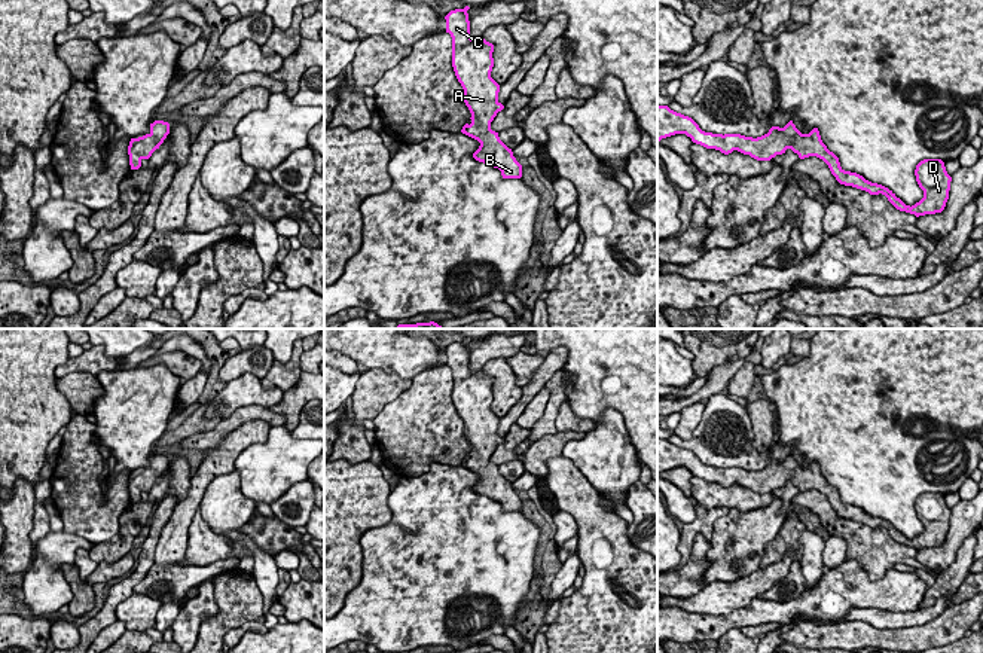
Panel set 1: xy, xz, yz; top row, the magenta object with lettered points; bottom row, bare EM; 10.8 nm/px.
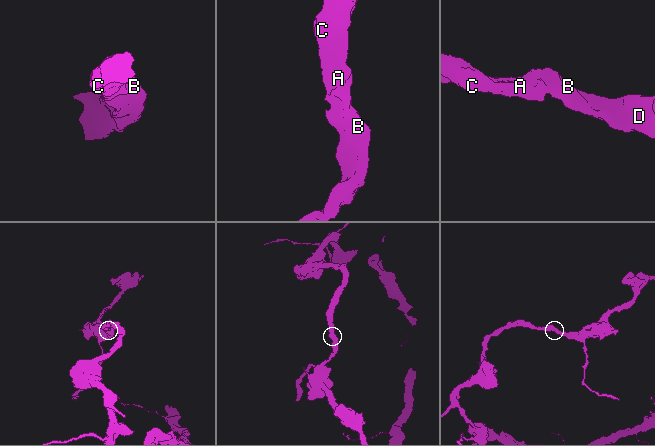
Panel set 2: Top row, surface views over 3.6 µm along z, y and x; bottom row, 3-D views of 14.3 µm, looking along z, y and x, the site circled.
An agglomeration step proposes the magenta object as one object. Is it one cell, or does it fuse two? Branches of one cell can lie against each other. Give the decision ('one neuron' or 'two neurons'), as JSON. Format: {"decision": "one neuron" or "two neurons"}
{"decision": "one neuron"}

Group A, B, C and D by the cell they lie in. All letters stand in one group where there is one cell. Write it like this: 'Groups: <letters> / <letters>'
Groups: A B C D

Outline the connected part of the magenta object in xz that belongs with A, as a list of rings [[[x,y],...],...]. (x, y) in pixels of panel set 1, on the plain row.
[[[455,342],[445,350],[446,366],[452,370],[452,400],[471,446],[471,457],[465,457],[461,466],[480,476],[473,486],[476,494],[498,501],[503,512],[520,512],[522,498],[491,463],[491,455],[504,442],[498,434],[500,418],[491,411],[494,378],[483,369],[470,370],[468,342]]]

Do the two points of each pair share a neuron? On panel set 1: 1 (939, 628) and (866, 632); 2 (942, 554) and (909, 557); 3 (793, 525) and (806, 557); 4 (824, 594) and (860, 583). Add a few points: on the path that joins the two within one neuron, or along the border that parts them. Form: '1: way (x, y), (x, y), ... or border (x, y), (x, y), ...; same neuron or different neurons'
1: way (921, 637), (884, 637); same neuron
2: border (916, 551), (916, 560), (933, 573); different neurons
3: border (805, 528), (800, 536), (799, 561); different neurons
4: way (833, 594), (852, 592); same neuron

